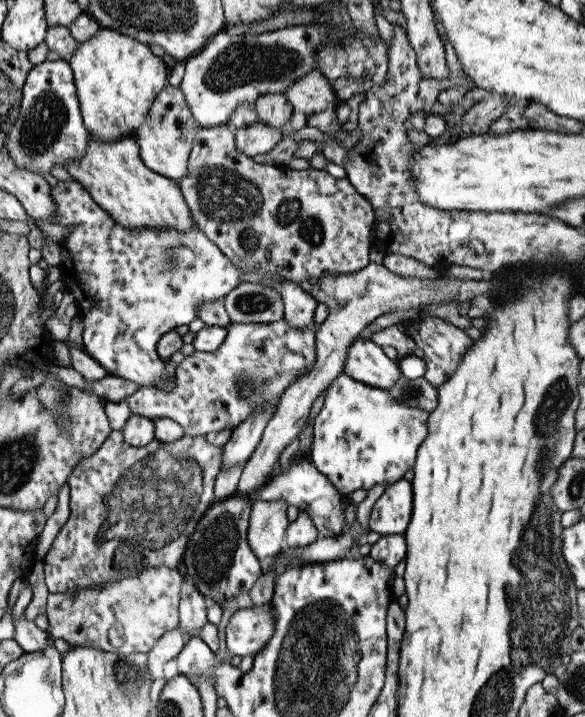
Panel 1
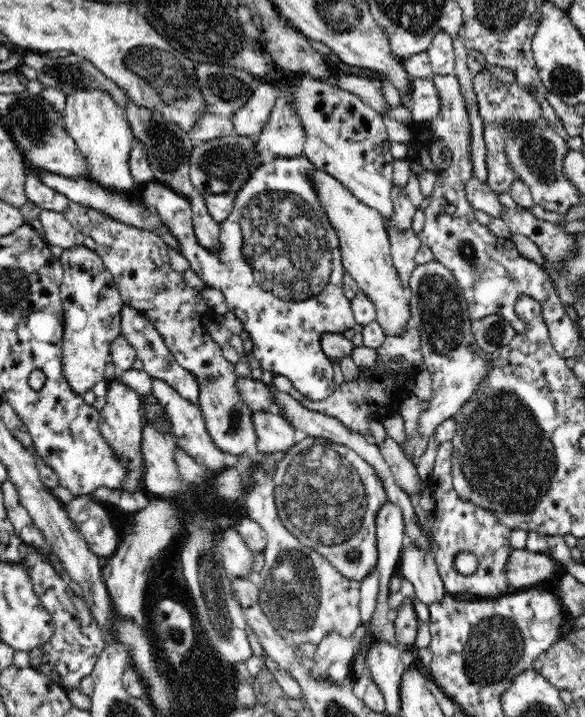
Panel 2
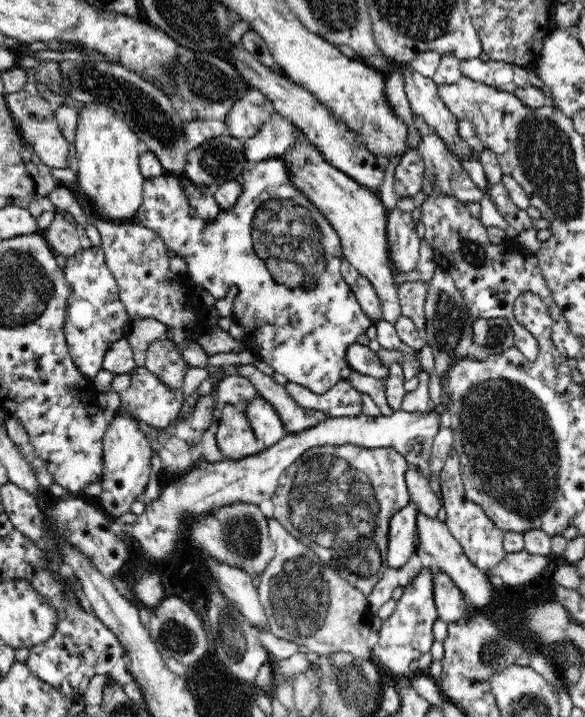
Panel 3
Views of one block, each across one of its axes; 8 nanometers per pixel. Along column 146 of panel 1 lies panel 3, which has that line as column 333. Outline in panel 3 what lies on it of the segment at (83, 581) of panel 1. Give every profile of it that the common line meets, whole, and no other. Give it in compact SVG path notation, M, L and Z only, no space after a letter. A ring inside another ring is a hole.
M321 445L306 450L295 464L284 470L271 501L273 517L320 560L366 596L388 568L388 520L410 503L404 472L409 463L394 448L363 448L356 445Z

